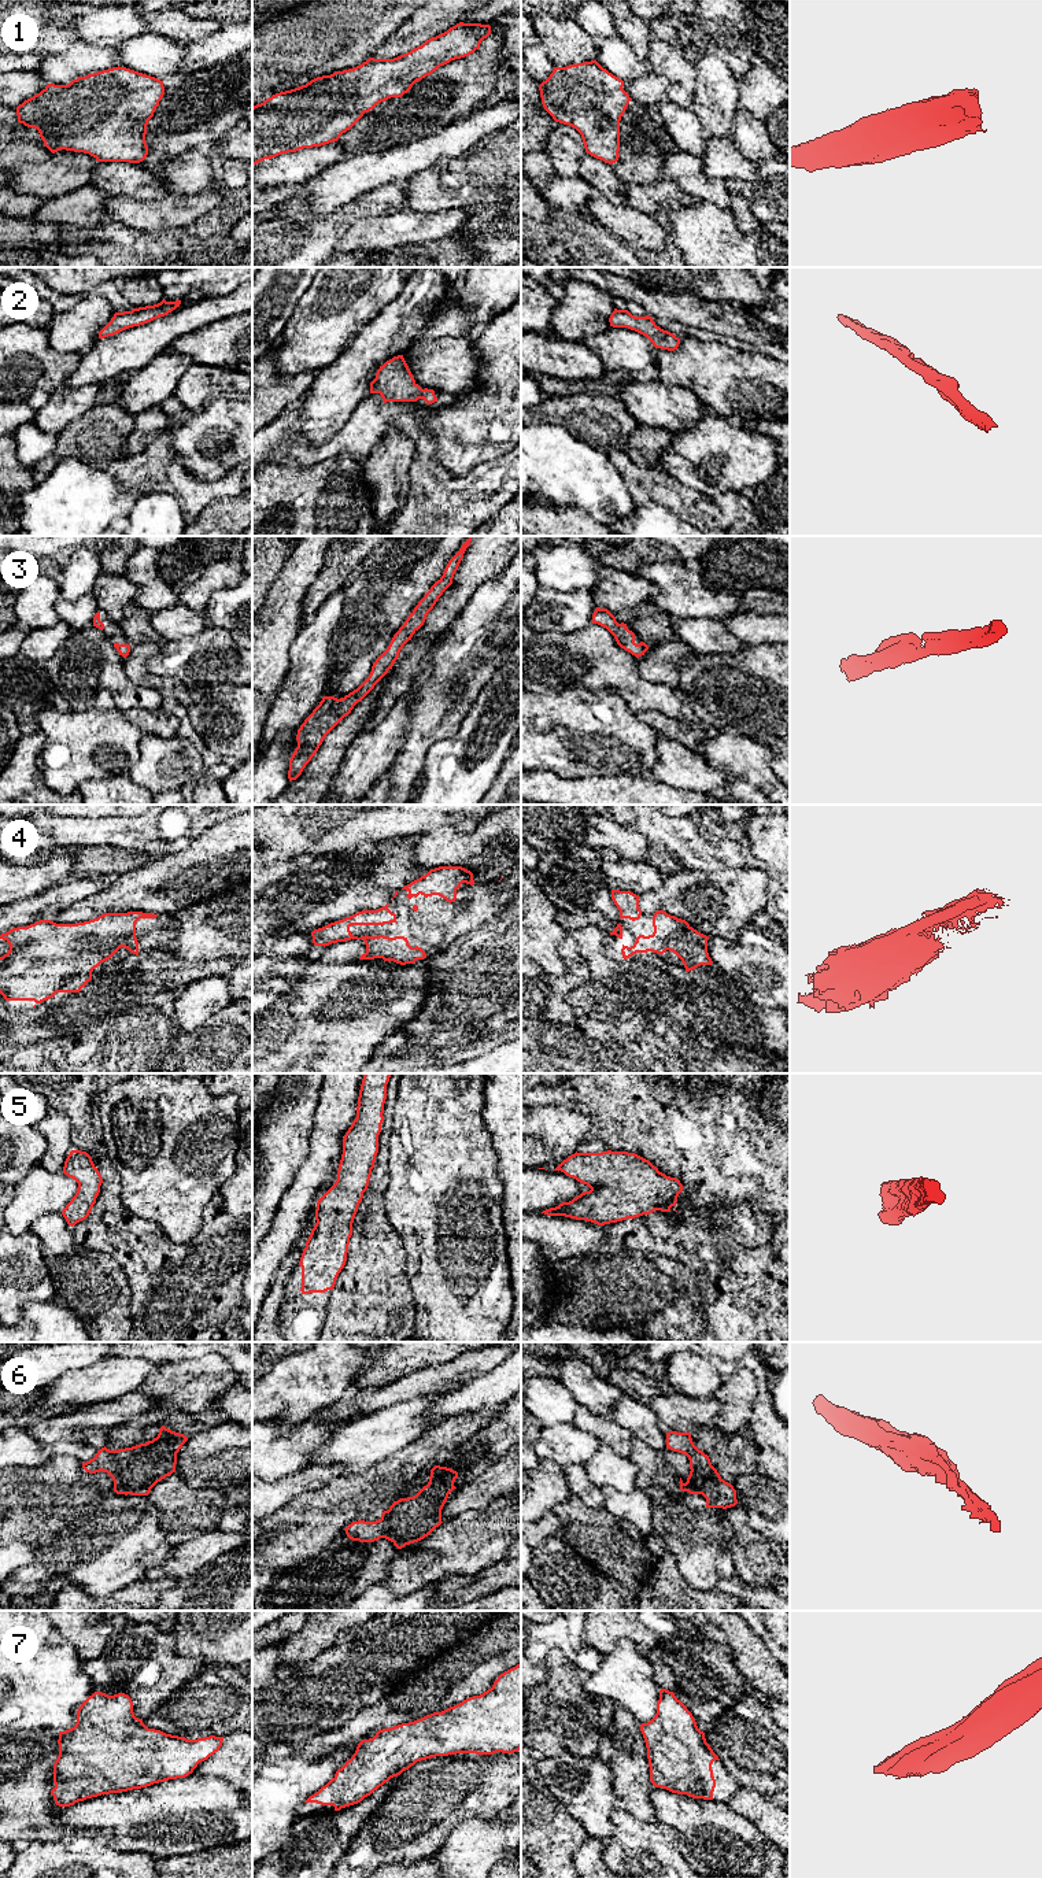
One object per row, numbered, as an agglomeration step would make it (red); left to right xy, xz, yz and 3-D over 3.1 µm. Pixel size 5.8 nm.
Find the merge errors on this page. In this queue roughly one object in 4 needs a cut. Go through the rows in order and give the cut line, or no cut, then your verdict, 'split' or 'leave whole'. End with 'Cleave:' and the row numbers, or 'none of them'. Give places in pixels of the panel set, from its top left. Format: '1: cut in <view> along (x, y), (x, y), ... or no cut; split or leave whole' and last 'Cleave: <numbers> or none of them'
1: no cut; leave whole
2: no cut; leave whole
3: no cut; leave whole
4: no cut; leave whole
5: no cut; leave whole
6: no cut; leave whole
7: no cut; leave whole
Cleave: none of them

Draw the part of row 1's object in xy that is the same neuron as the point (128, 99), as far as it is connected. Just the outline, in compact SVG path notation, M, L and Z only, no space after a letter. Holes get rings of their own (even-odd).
M118 66L78 77L67 85L48 84L40 93L19 104L16 115L19 123L38 130L52 154L66 149L89 154L97 162L140 163L148 155L148 121L163 95L163 81Z

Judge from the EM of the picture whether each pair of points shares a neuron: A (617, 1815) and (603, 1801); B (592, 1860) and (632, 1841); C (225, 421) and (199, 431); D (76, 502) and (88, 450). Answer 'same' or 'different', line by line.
A: different
B: different
C: same
D: different

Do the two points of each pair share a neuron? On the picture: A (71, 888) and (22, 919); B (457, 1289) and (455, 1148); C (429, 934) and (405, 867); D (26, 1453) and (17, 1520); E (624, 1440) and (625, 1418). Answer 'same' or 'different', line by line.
A: same
B: same
C: different
D: different
E: different

